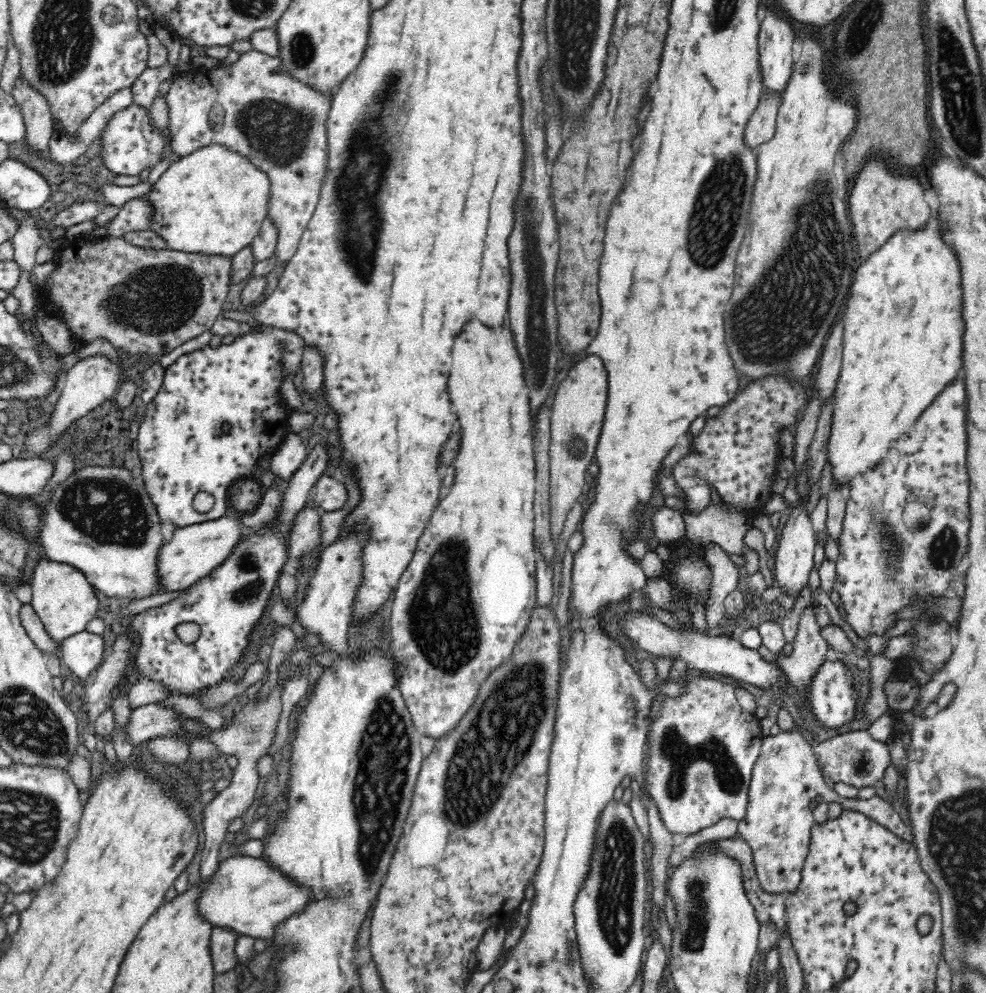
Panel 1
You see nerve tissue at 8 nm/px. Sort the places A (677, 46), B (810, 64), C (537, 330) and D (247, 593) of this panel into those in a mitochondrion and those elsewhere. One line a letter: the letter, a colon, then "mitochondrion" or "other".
A: other
B: mitochondrion
C: mitochondrion
D: mitochondrion

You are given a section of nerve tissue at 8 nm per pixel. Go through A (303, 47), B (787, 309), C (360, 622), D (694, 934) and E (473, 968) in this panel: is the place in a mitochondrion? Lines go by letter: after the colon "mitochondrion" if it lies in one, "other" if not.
A: mitochondrion
B: mitochondrion
C: other
D: mitochondrion
E: other

